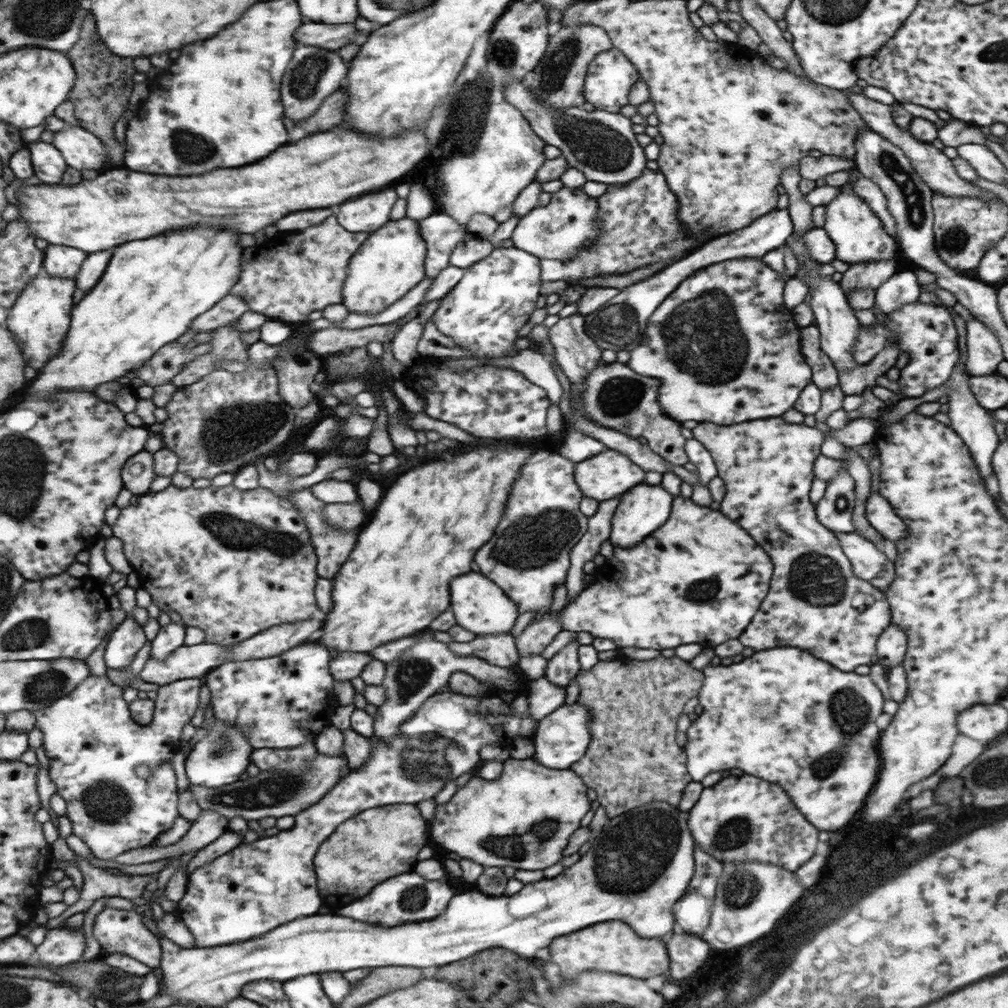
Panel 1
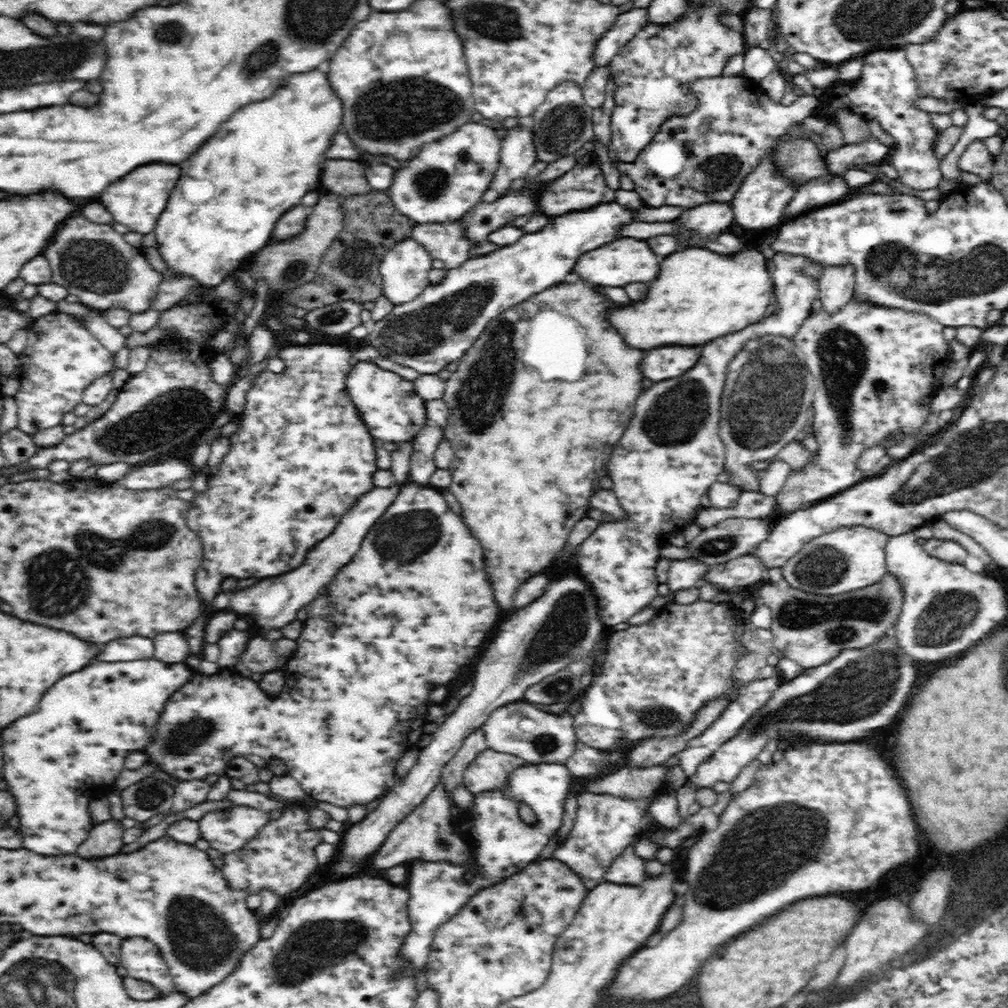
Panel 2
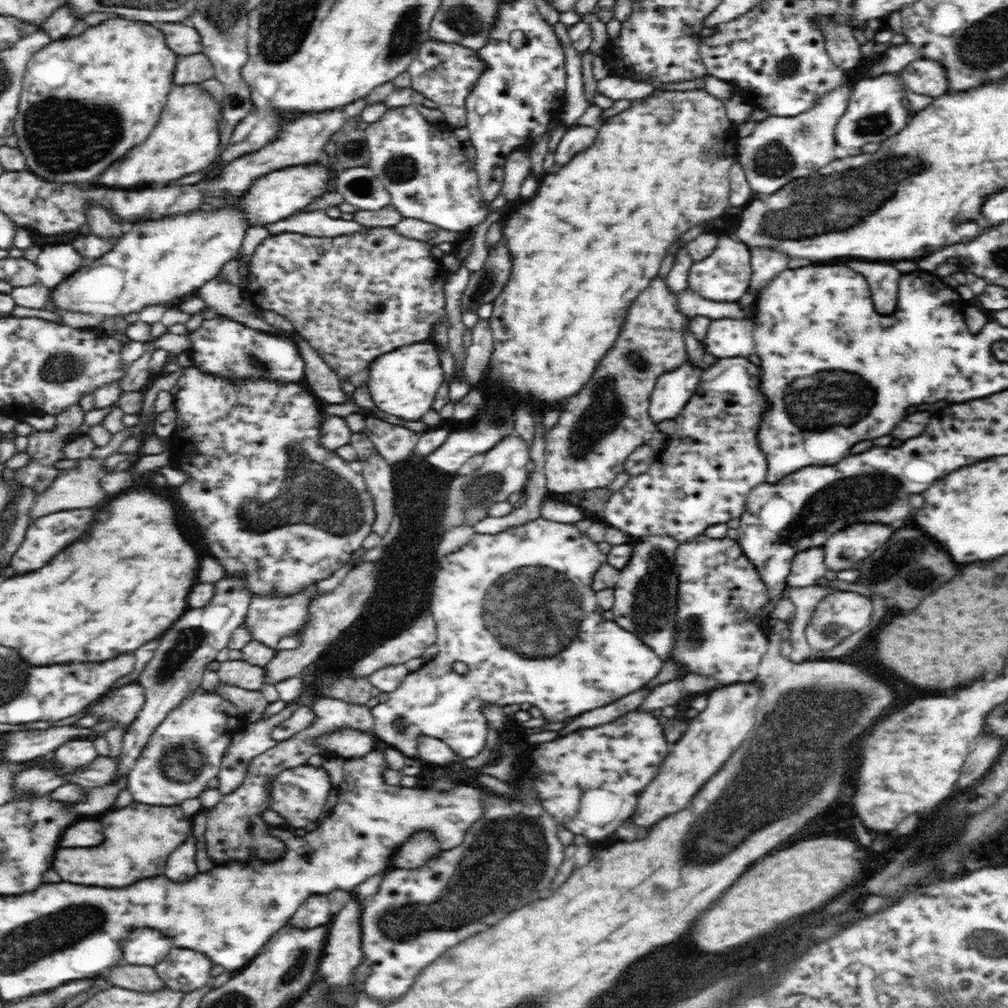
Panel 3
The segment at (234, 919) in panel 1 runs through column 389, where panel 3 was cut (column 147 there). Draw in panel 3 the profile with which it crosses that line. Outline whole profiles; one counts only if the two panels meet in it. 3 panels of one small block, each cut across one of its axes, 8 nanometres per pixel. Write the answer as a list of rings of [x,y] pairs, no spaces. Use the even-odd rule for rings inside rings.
[[[198,687],[168,712],[127,774],[126,788],[133,800],[152,806],[172,806],[180,805],[186,798],[199,798],[208,789],[208,781],[216,778],[233,734],[246,723],[235,704]]]

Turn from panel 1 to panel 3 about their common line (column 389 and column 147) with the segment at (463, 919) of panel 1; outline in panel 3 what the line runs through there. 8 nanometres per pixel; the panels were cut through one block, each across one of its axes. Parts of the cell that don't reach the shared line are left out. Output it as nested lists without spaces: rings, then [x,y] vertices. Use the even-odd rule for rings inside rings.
[[[138,927],[128,934],[122,948],[123,960],[136,967],[155,967],[170,954],[170,950],[172,942],[159,930]]]

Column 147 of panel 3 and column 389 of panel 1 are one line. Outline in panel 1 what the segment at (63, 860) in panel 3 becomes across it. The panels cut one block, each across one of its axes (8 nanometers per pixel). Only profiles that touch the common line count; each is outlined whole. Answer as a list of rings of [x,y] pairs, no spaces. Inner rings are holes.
[[[389,804],[359,812],[322,845],[316,858],[321,895],[325,902],[344,908],[370,890],[404,872],[412,872],[418,852],[428,842],[426,820],[412,804]]]

